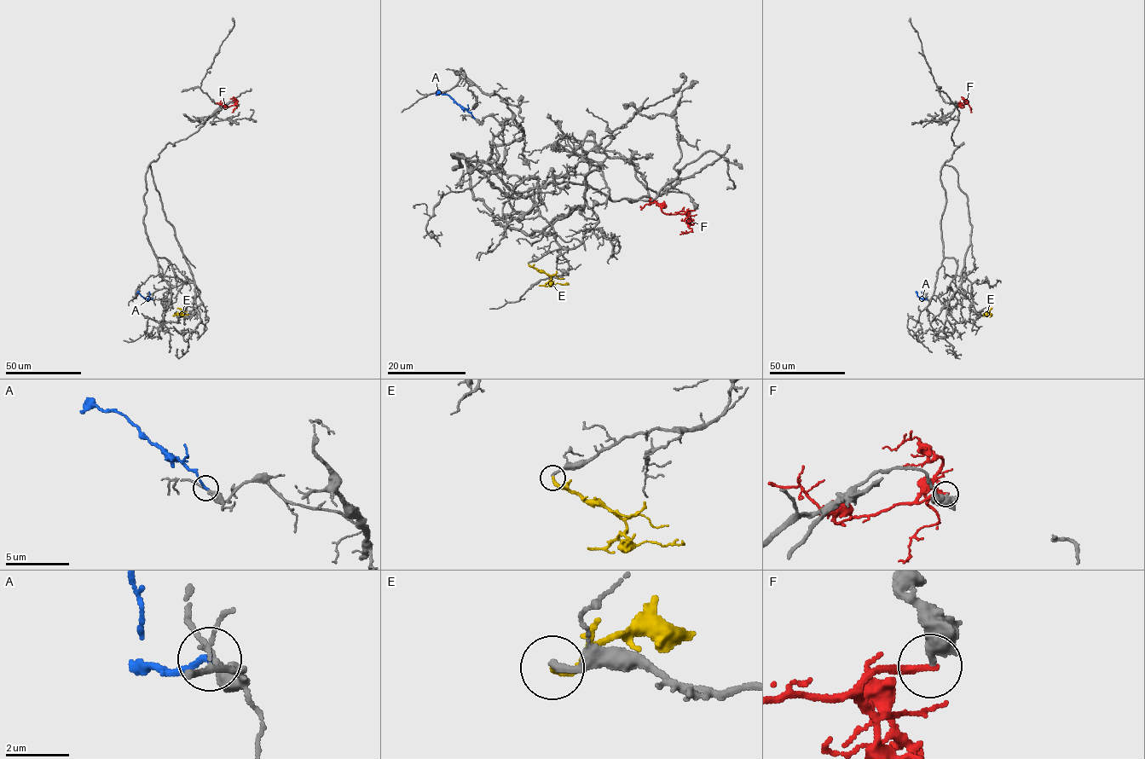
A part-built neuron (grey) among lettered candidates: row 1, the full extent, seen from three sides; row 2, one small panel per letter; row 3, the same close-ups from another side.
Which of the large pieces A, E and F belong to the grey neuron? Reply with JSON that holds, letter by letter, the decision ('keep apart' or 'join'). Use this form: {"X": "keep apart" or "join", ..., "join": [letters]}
{"A": "keep apart", "E": "keep apart", "F": "keep apart", "join": []}

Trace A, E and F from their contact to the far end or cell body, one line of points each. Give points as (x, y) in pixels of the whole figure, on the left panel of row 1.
A: (152, 298), (144, 298), (137, 291)
E: (173, 315), (182, 312), (188, 315)
F: (238, 104), (224, 107), (216, 102)

